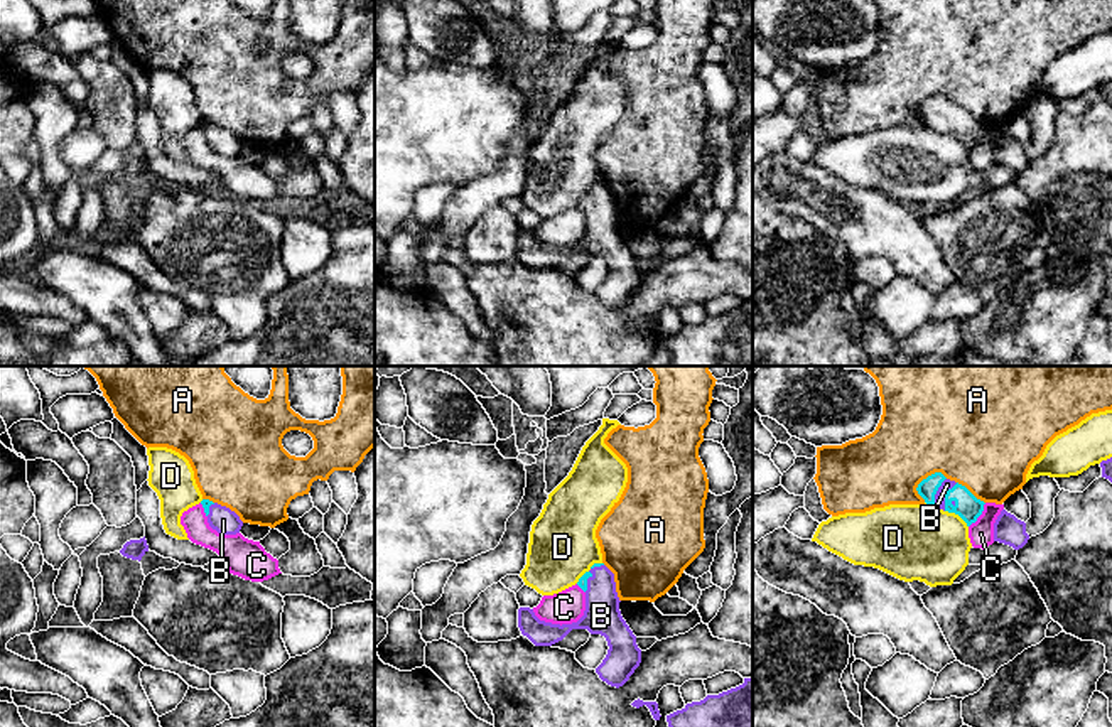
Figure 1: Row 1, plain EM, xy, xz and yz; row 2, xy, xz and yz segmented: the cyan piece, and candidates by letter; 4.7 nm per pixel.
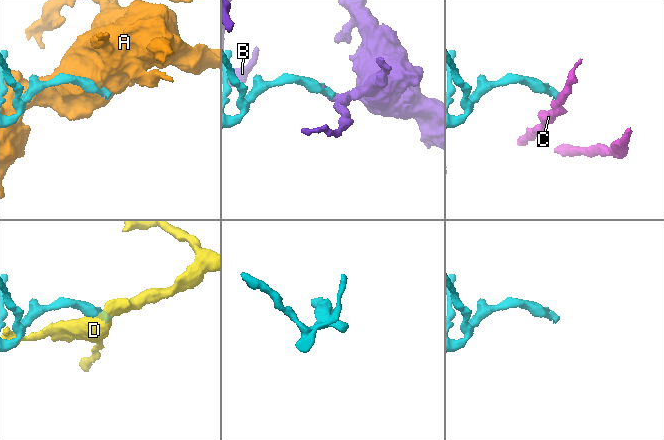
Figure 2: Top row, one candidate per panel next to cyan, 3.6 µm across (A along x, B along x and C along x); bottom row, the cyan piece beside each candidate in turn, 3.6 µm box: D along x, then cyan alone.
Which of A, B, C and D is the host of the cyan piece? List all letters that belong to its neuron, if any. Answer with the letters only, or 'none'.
B

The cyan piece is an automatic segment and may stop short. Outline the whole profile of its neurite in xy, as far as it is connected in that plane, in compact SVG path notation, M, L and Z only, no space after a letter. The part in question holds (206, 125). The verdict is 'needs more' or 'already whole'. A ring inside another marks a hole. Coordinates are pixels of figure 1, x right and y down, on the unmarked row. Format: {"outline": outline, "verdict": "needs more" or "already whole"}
{"outline": "M202 121L201 127L213 152L223 157L240 155L243 143L235 133L209 121Z", "verdict": "needs more"}

